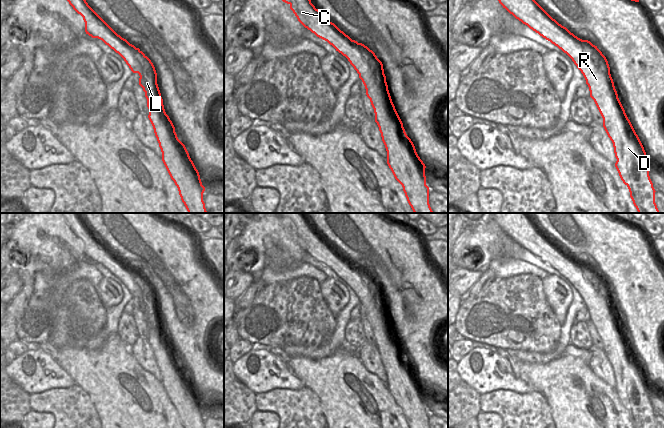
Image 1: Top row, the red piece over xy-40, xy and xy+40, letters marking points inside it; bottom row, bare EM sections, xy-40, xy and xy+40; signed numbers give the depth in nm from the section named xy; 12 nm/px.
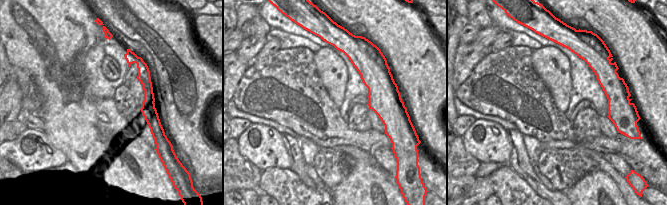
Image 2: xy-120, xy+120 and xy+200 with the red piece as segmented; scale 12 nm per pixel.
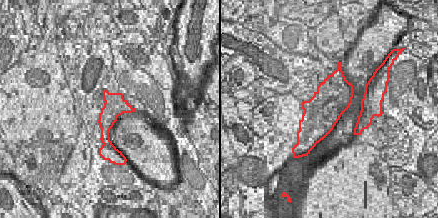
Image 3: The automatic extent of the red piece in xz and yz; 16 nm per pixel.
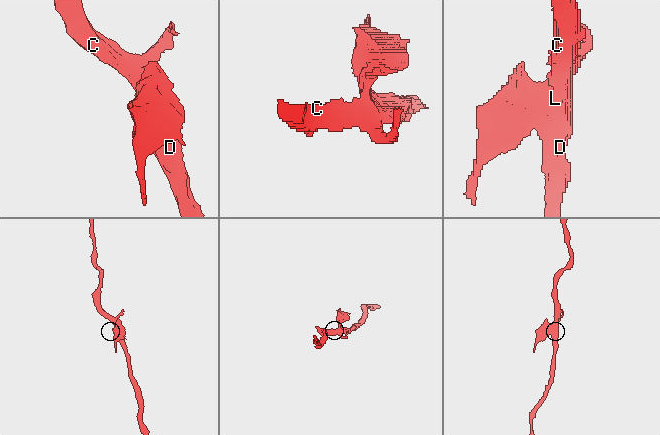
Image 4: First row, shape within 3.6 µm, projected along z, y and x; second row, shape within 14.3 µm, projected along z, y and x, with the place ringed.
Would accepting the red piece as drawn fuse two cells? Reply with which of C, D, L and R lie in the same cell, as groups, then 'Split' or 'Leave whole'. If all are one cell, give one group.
Groups: C D R / L. Split

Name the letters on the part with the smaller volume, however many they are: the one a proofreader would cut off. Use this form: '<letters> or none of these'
L

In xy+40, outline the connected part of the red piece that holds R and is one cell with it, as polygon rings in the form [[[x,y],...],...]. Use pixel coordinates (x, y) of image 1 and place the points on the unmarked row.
[[[490,213],[490,219],[494,220],[499,227],[516,243],[527,249],[530,253],[538,257],[540,260],[550,265],[552,268],[566,277],[583,298],[586,308],[589,311],[590,321],[594,324],[602,342],[603,351],[613,367],[615,381],[617,383],[615,391],[623,407],[628,411],[630,421],[633,428],[656,428],[655,427],[655,413],[649,400],[649,394],[646,391],[648,381],[644,371],[636,358],[630,344],[628,343],[625,334],[618,322],[617,315],[614,310],[613,303],[610,296],[603,296],[594,285],[588,280],[588,275],[583,271],[583,264],[571,257],[566,251],[559,248],[553,243],[531,220],[527,213]]]

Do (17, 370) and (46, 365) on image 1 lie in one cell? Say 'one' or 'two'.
one

